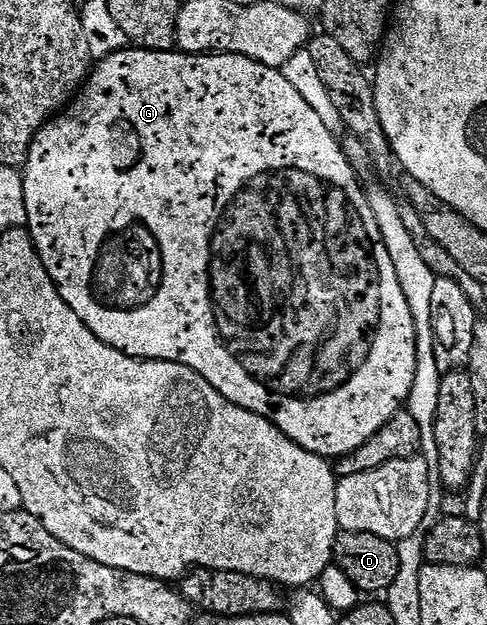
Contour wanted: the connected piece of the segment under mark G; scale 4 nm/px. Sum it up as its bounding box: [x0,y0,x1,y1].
[22,46,418,458]

